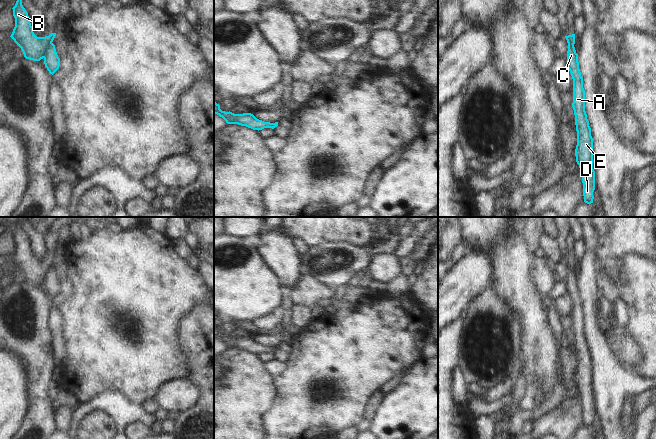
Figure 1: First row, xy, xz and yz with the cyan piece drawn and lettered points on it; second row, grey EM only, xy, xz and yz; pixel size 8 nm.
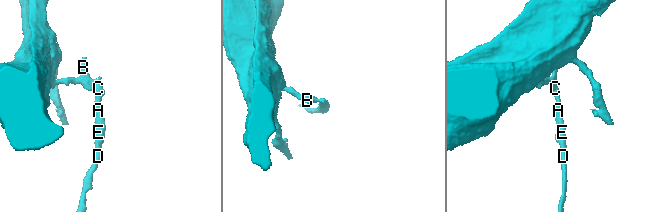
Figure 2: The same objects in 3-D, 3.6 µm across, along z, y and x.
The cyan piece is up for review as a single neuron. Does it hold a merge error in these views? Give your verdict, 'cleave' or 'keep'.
cleave

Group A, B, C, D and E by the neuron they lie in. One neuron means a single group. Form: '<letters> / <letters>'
A C D E / B

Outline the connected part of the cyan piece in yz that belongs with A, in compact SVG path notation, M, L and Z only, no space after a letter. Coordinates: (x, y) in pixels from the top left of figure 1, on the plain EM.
M568 268L567 292L573 303L573 327L577 369L575 373L576 386L582 399L584 426L593 427L595 414L595 395L593 393L593 362L585 335L585 314L583 302L579 293L578 278L574 269Z

